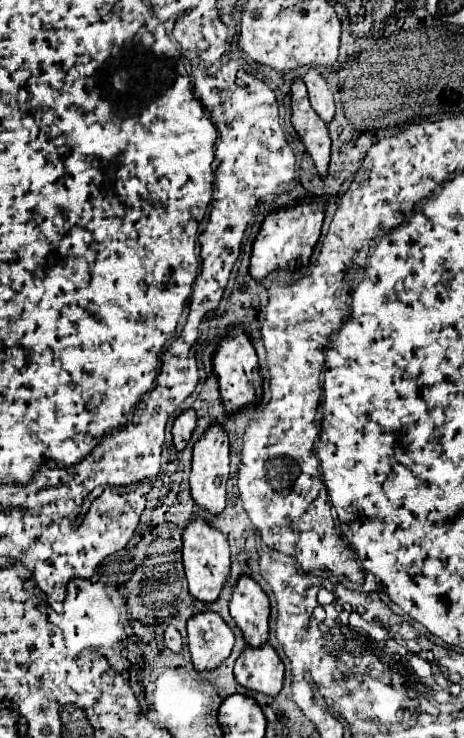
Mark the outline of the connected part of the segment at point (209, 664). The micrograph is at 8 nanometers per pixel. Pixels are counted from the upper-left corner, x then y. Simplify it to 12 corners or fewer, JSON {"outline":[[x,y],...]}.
{"outline":[[216,612],[188,620],[198,672],[218,668],[234,634]]}

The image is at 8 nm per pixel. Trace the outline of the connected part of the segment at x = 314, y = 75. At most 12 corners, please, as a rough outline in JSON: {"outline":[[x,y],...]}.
{"outline":[[310,68],[304,76],[310,104],[328,124],[334,118],[334,92]]}

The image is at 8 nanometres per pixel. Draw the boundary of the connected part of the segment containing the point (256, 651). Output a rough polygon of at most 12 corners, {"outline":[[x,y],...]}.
{"outline":[[270,644],[246,646],[234,664],[244,688],[276,696],[284,664]]}

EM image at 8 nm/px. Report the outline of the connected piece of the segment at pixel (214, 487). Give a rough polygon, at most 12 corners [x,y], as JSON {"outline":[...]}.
{"outline":[[212,422],[194,444],[190,490],[214,514],[226,506],[228,434]]}

